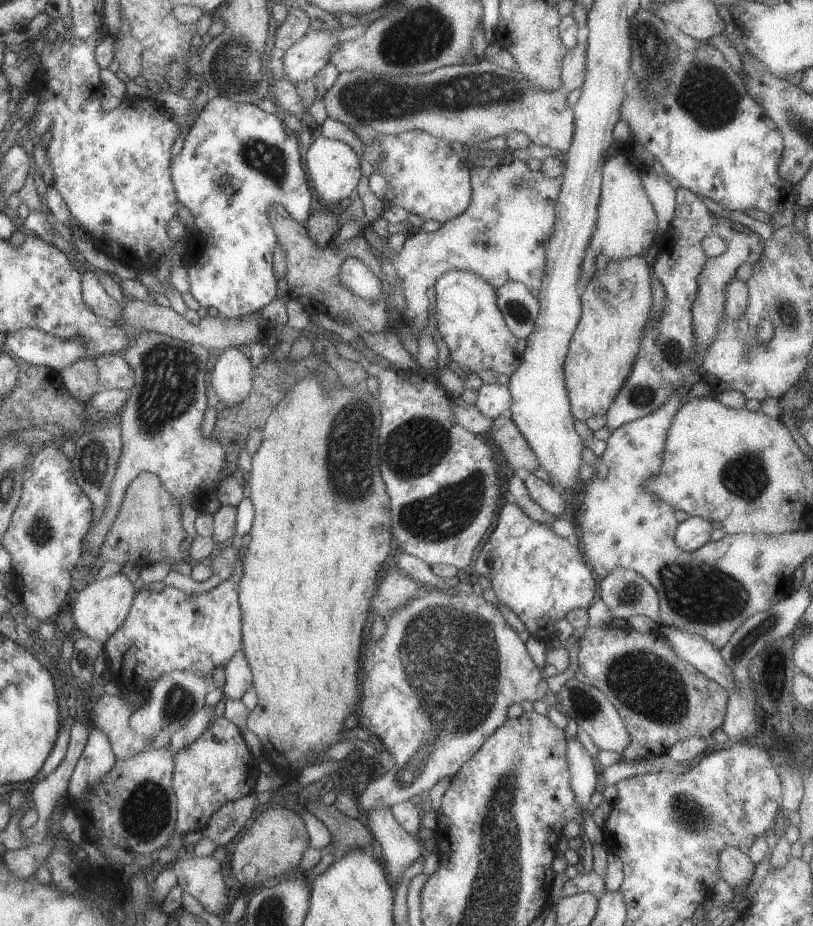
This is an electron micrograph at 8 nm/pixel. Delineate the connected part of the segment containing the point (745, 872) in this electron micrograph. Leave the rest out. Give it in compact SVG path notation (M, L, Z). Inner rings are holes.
M725 846L718 854L718 873L733 891L749 885L753 877L753 865L746 851L739 848Z

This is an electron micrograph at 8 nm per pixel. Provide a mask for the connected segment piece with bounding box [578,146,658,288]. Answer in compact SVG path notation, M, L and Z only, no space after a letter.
M621 146L616 148L618 148L616 154L609 156L601 167L602 182L595 228L587 242L585 256L581 260L581 276L578 281L581 288L597 274L593 270L593 260L598 255L606 256L609 260L630 256L644 257L651 243L655 241L658 224L653 206L642 185L640 166L632 164L627 159L627 154L623 152Z

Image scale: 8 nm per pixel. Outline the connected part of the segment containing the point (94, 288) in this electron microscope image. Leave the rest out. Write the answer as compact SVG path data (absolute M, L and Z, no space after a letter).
M83 269L81 273L81 300L83 304L105 322L113 323L121 320L122 303L111 298L99 284L98 276L93 269Z

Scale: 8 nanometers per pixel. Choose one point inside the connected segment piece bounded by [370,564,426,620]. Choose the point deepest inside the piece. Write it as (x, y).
(394, 588)

